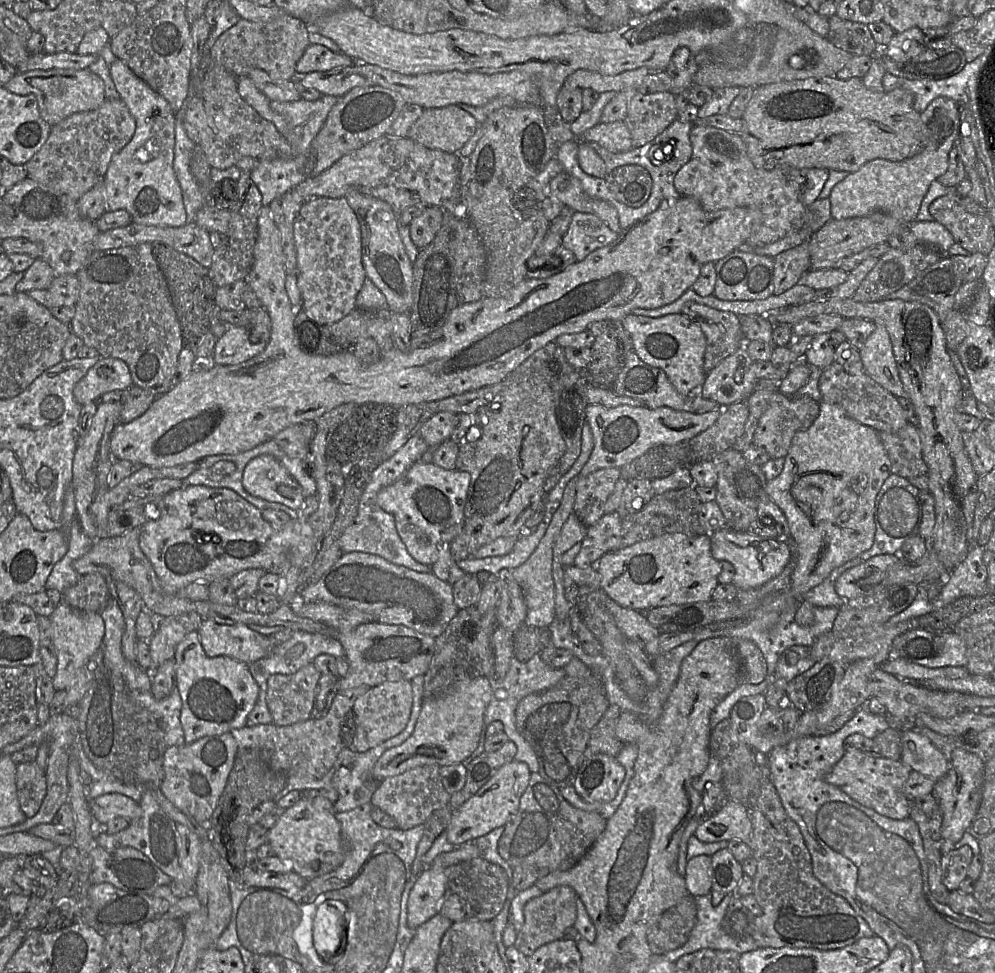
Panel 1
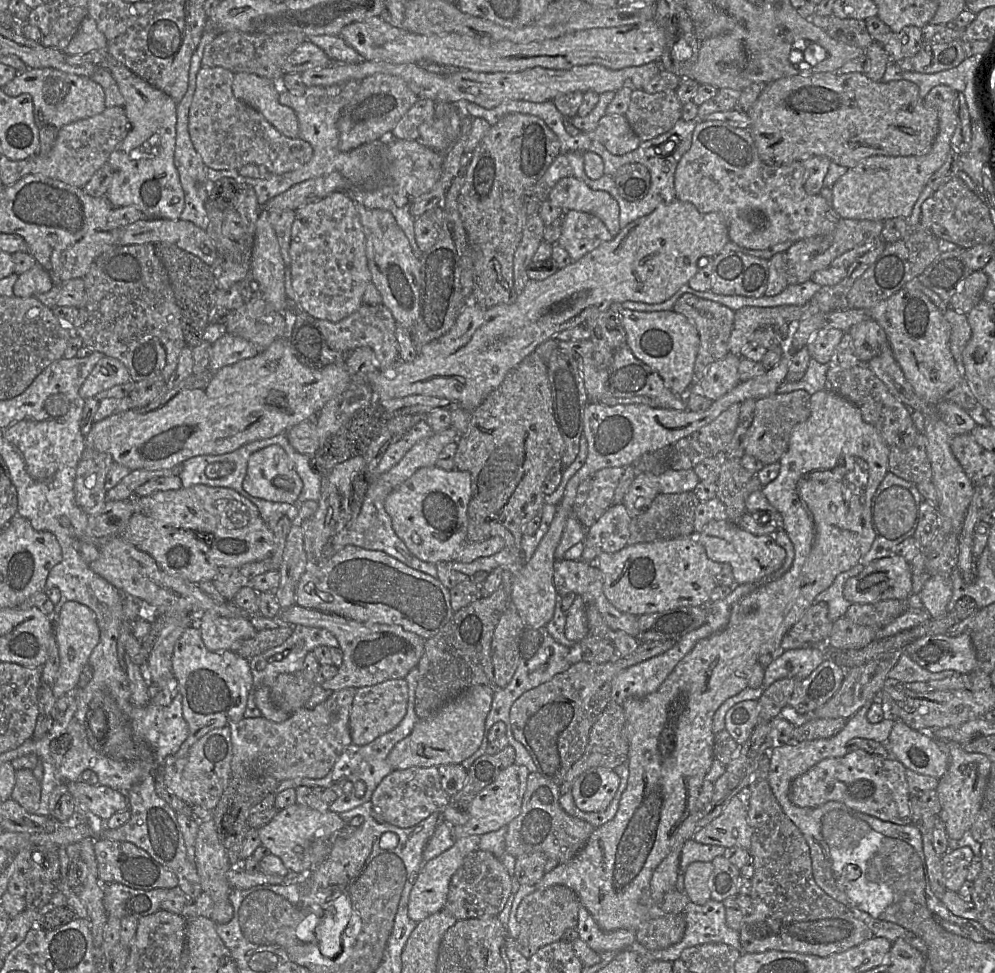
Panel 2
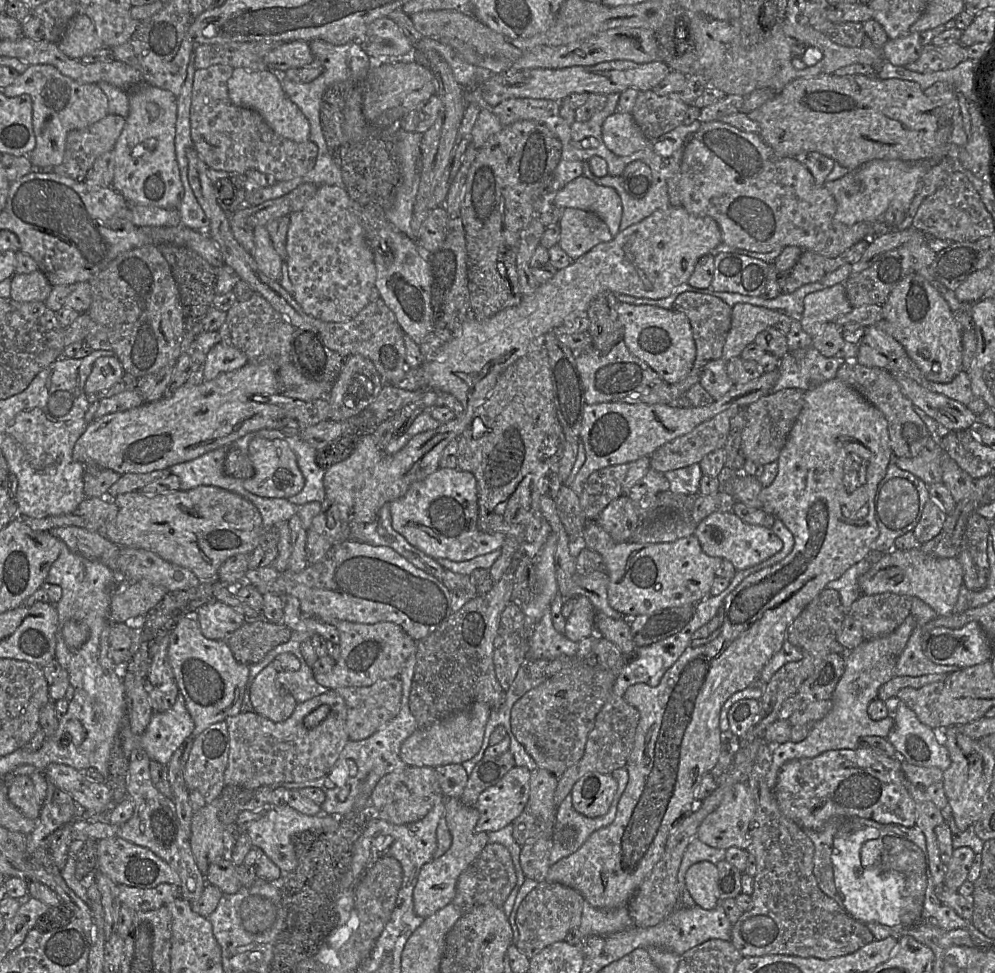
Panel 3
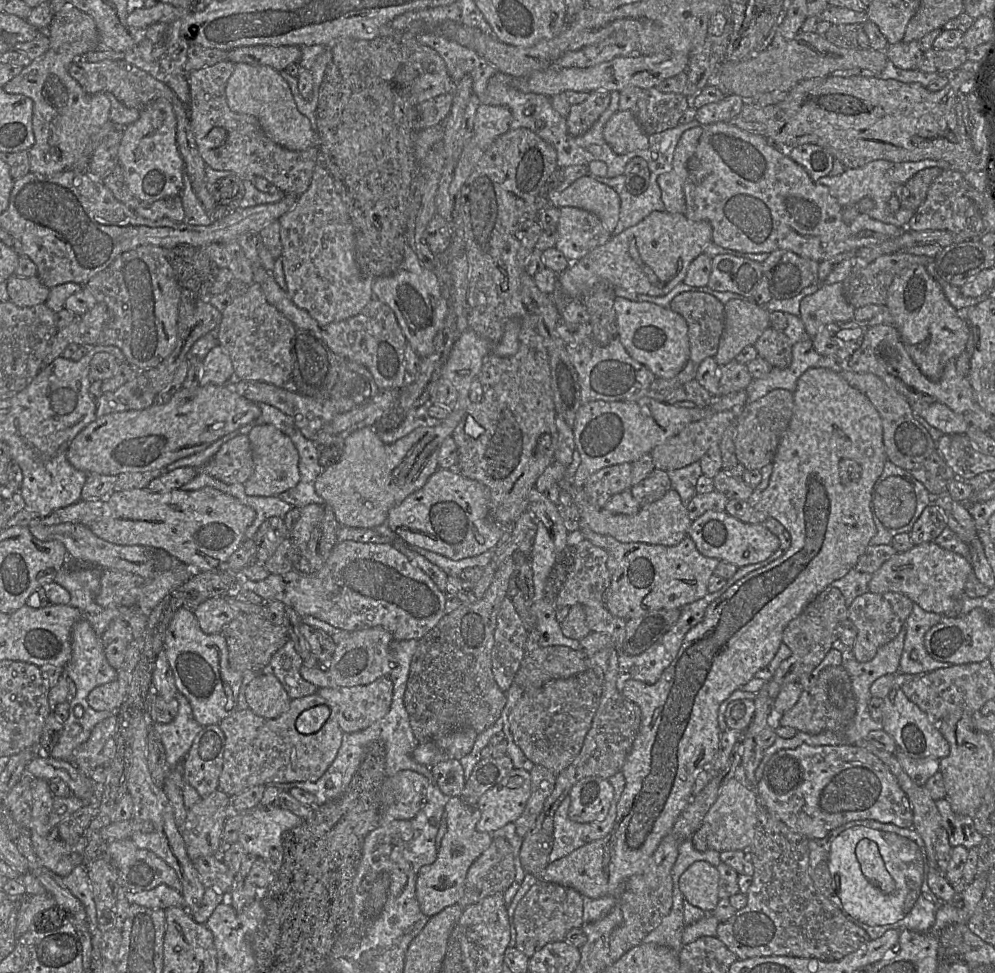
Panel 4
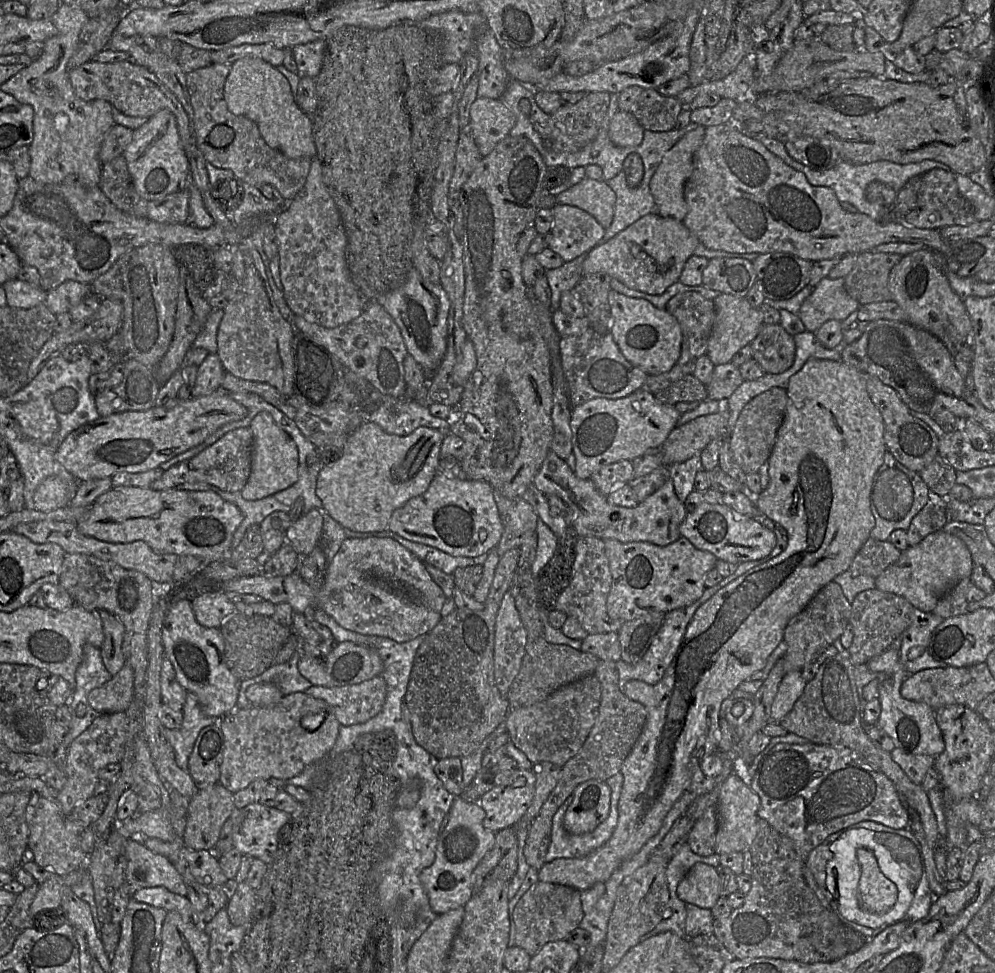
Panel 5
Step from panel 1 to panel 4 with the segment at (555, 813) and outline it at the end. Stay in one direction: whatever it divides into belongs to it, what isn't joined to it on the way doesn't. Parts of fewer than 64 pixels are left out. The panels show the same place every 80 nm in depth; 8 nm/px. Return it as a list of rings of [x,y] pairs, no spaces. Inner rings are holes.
[[[535,765],[531,774],[531,796],[521,816],[514,822],[516,833],[523,839],[534,828],[536,820],[543,810],[546,799],[553,792],[557,774],[548,768]]]

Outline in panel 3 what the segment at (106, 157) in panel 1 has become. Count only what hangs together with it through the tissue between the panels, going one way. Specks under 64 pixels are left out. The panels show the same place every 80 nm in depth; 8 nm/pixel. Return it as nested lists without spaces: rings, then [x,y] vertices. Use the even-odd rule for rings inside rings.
[[[108,113],[83,129],[70,131],[62,162],[50,170],[76,180],[85,180],[94,161],[114,148],[124,125],[125,118]]]

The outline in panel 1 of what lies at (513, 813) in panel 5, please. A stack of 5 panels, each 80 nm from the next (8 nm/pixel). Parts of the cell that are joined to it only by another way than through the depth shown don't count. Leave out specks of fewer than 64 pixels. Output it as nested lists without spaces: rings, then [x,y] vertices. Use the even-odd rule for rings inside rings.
[[[513,760],[499,768],[469,800],[453,810],[446,828],[448,841],[459,846],[504,826],[510,816],[518,811],[520,799],[528,786],[530,775],[531,771],[525,762]]]

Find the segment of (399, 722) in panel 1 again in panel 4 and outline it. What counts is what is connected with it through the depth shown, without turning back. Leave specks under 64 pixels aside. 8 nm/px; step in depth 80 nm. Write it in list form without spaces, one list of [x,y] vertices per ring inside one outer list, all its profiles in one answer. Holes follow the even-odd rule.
[[[382,676],[367,685],[318,688],[316,693],[338,707],[337,720],[344,733],[366,729],[390,710],[393,682]]]

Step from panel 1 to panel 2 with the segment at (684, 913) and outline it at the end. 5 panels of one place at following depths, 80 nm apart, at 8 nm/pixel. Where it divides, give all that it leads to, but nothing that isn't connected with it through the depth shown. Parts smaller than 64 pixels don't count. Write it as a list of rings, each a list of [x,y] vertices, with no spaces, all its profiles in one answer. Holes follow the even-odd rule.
[[[682,912],[667,914],[644,923],[636,932],[636,940],[649,950],[666,949],[681,942],[686,927]]]

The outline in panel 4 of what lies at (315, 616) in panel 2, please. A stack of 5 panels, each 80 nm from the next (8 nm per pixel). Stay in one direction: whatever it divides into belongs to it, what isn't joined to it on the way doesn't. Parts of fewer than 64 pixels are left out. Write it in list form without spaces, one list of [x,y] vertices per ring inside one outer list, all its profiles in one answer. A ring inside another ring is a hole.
[[[373,627],[350,632],[348,637],[337,644],[332,654],[332,662],[326,671],[302,665],[300,674],[303,679],[318,688],[352,687],[367,685],[382,676],[389,676],[390,643],[394,638],[389,631],[382,627]]]

